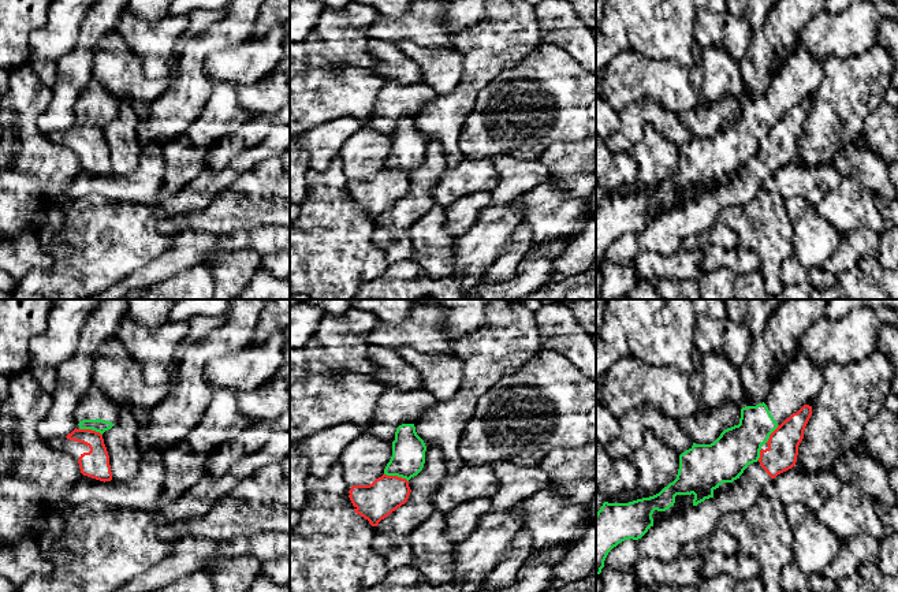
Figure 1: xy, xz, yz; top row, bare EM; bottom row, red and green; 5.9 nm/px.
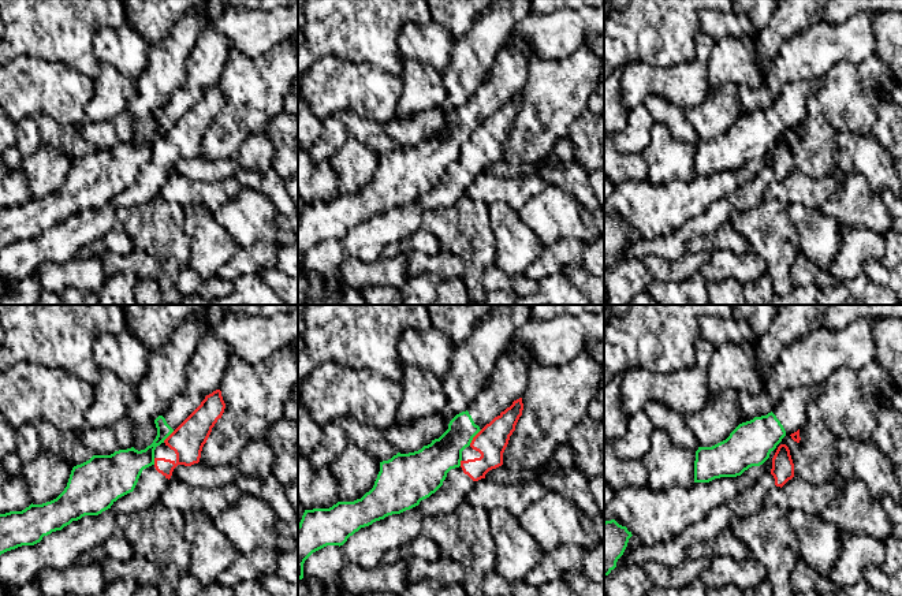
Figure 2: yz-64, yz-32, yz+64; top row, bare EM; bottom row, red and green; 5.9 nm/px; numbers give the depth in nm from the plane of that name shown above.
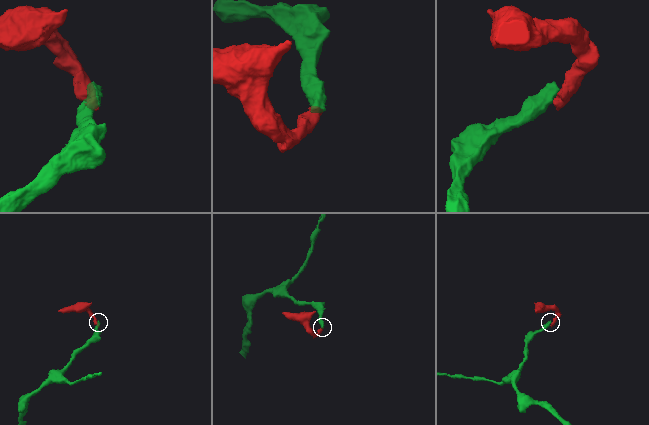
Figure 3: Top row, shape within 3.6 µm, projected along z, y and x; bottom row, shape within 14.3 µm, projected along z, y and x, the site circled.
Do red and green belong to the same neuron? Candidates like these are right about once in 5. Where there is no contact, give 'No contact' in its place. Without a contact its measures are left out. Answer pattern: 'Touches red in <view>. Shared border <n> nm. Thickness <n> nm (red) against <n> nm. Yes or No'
Touches red in xz. Shared border 150 nm. Thickness 220 nm (red) against 200 nm. No

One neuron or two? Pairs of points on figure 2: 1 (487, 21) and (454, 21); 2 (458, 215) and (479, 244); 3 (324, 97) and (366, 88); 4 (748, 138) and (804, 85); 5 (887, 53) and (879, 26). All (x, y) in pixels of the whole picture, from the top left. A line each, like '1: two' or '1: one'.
1: two
2: one
3: one
4: one
5: one

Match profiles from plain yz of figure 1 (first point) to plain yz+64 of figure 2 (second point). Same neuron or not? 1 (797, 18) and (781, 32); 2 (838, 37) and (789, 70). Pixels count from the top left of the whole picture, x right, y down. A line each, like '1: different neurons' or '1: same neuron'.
1: same neuron
2: same neuron

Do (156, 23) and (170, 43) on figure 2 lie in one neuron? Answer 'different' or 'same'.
different

